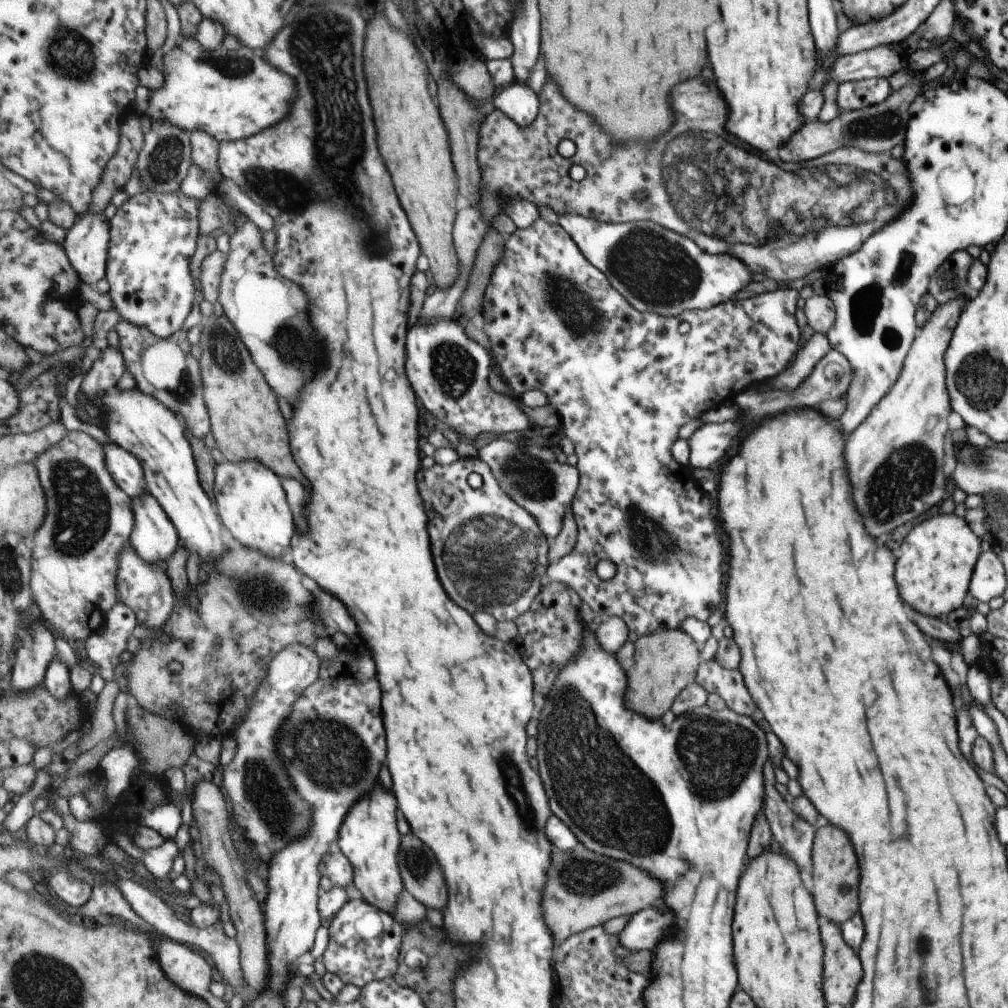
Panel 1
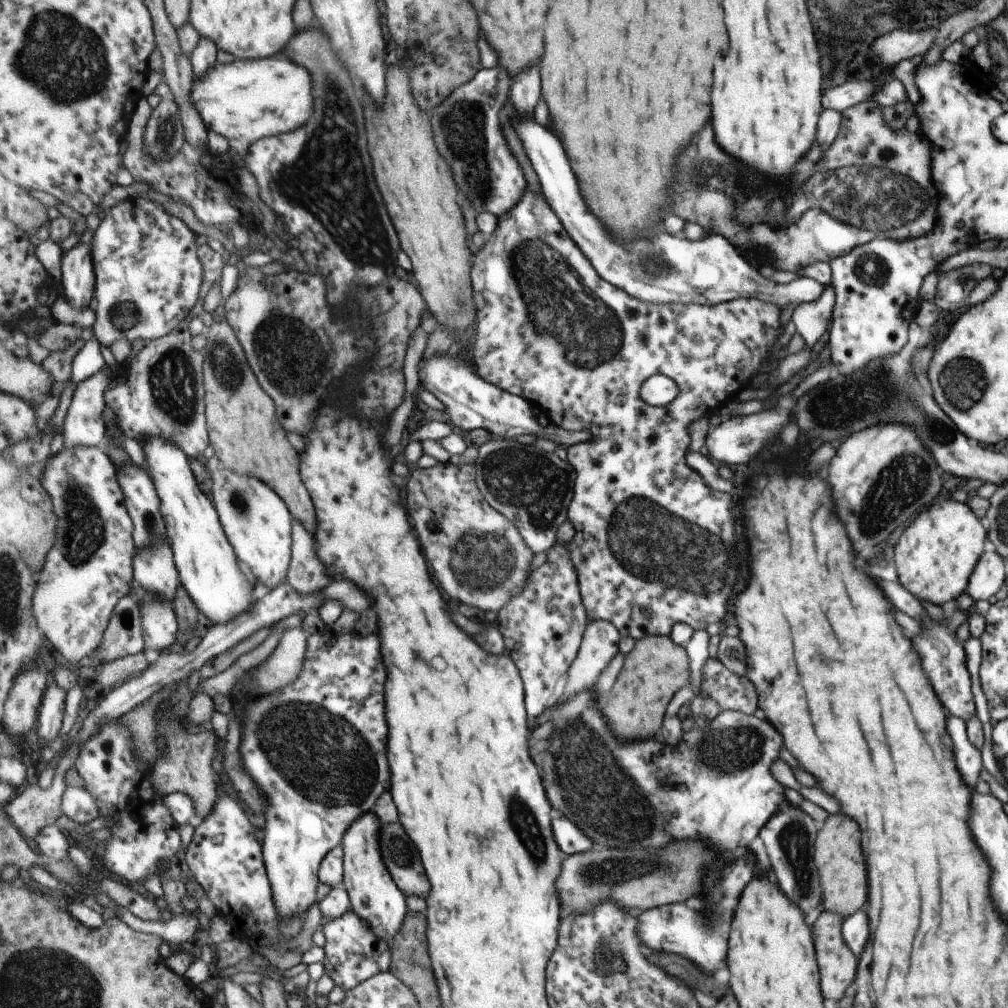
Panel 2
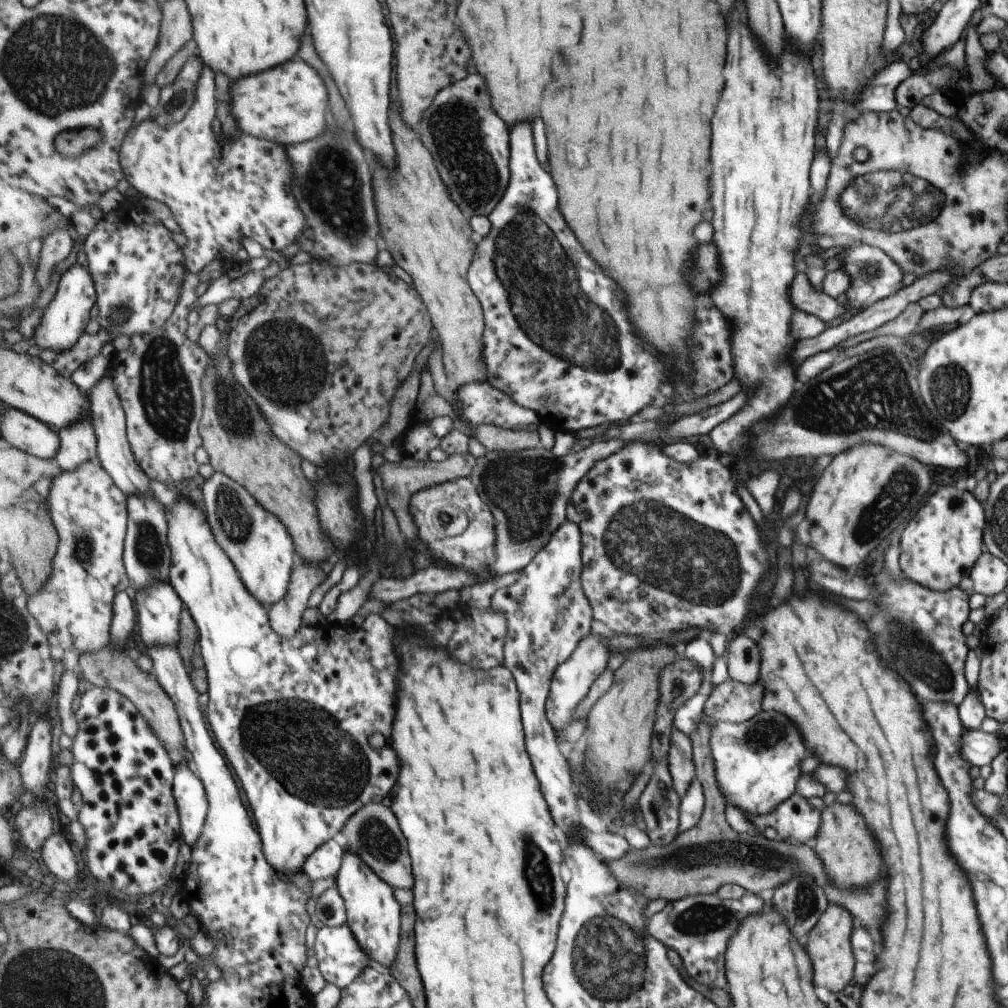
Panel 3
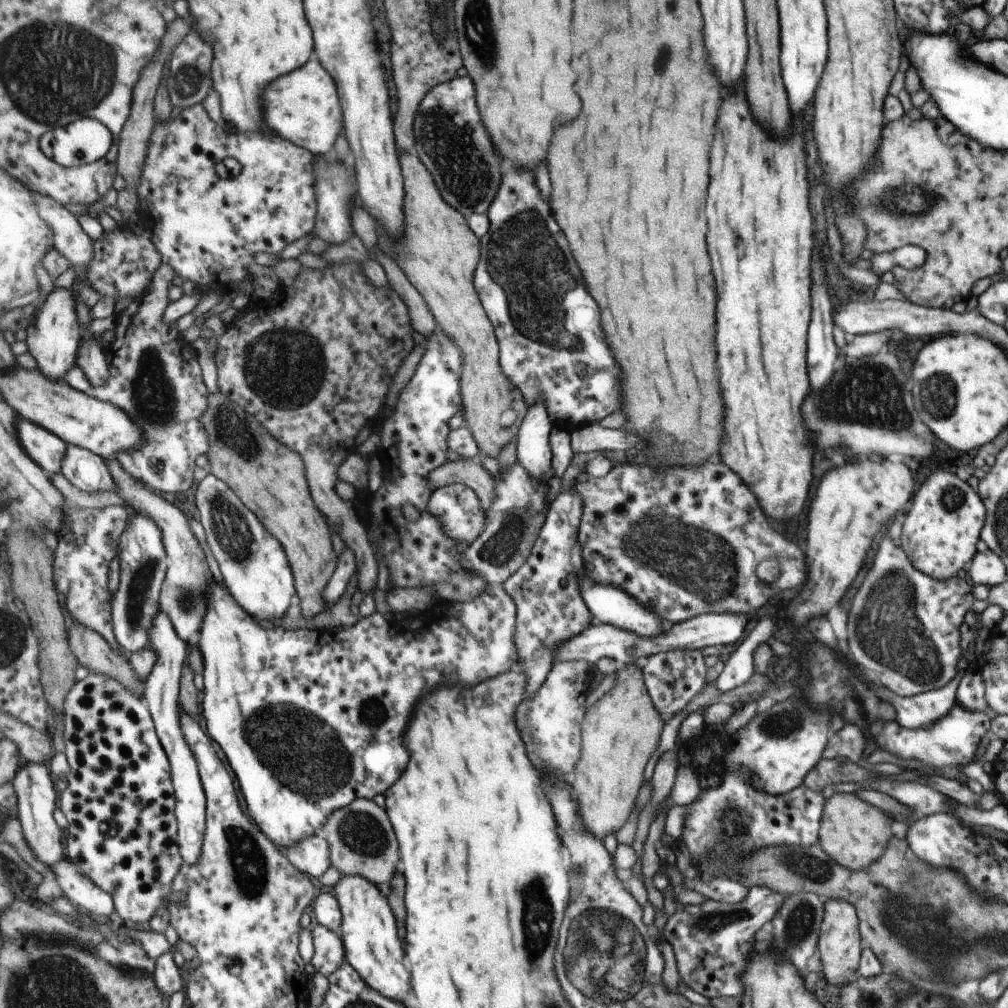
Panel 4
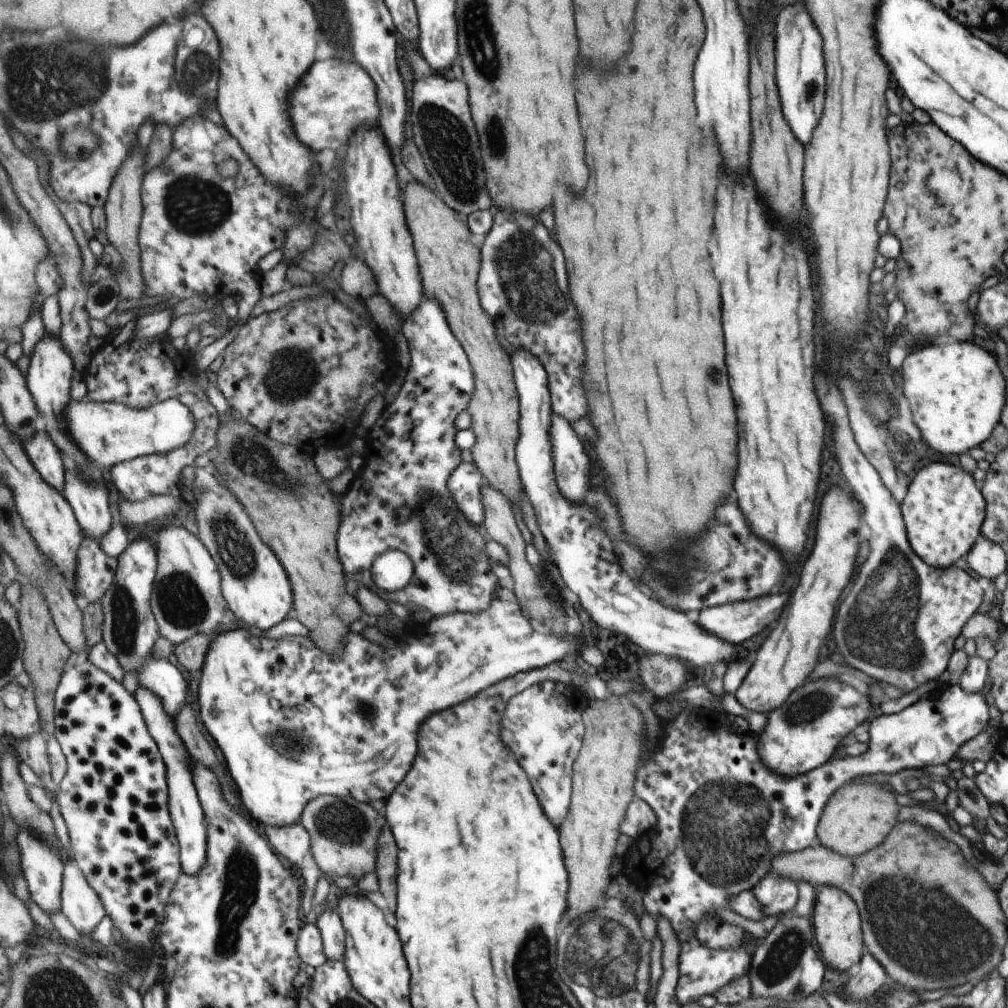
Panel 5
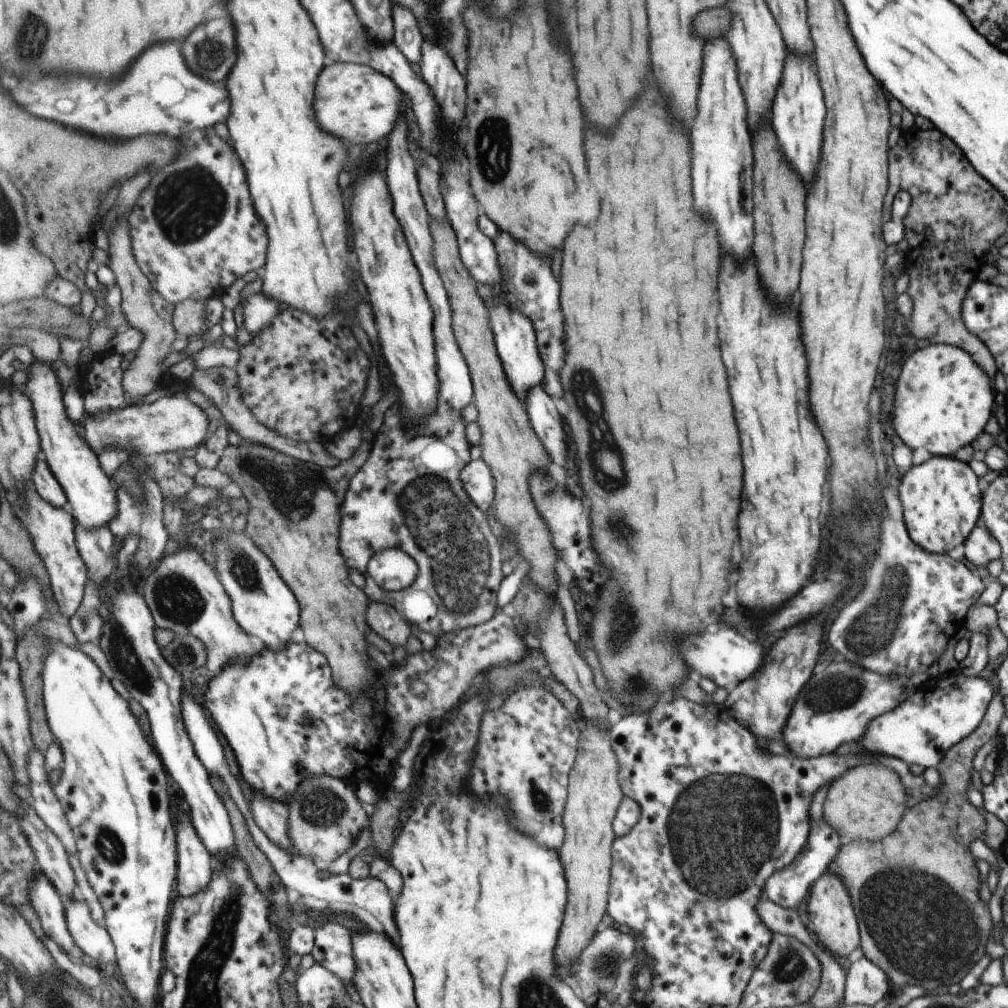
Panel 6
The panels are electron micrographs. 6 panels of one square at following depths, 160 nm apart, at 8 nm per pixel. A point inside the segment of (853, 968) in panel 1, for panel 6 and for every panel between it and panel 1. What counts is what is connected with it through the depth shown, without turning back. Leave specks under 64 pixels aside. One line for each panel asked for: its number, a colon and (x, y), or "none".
2: (836, 963)
3: (829, 938)
4: (838, 944)
5: (836, 926)
6: (830, 910)

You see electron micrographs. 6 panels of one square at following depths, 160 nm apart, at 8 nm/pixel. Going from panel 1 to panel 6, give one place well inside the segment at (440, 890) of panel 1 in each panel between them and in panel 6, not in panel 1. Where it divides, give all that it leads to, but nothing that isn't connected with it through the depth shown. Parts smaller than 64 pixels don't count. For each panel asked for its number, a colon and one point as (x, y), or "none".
2: (401, 854)
3: (373, 833)
4: (362, 839)
5: (345, 832)
6: (326, 818)

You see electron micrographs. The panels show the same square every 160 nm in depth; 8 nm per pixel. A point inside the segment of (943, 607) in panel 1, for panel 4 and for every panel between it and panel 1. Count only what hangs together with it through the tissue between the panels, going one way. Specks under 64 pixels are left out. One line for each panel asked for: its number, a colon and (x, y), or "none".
2: (935, 554)
3: (942, 542)
4: (938, 534)

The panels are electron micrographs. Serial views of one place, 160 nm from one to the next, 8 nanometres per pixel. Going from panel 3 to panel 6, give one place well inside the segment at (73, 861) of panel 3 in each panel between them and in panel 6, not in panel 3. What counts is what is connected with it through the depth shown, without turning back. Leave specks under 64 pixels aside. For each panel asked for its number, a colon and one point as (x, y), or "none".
4: (79, 889)
5: (83, 907)
6: (96, 943)

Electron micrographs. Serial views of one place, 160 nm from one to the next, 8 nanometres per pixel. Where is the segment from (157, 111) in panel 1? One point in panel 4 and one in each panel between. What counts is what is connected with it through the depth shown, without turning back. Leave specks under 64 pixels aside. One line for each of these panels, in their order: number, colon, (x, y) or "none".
2: (245, 100)
3: (288, 105)
4: (303, 108)

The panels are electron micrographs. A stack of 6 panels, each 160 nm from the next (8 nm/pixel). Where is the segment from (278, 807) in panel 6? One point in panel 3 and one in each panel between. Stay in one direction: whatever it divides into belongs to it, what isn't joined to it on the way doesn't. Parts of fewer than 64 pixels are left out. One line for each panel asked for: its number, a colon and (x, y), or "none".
3: (326, 861)
4: (312, 856)
5: (293, 842)

